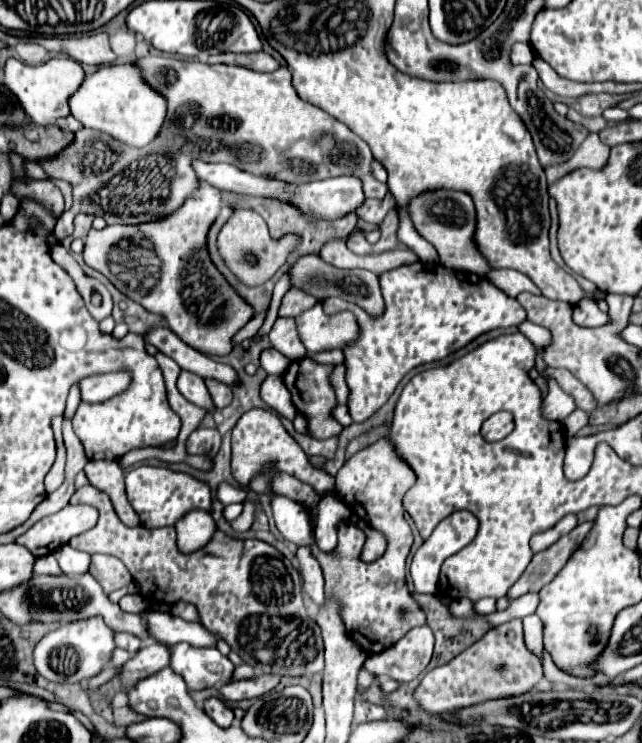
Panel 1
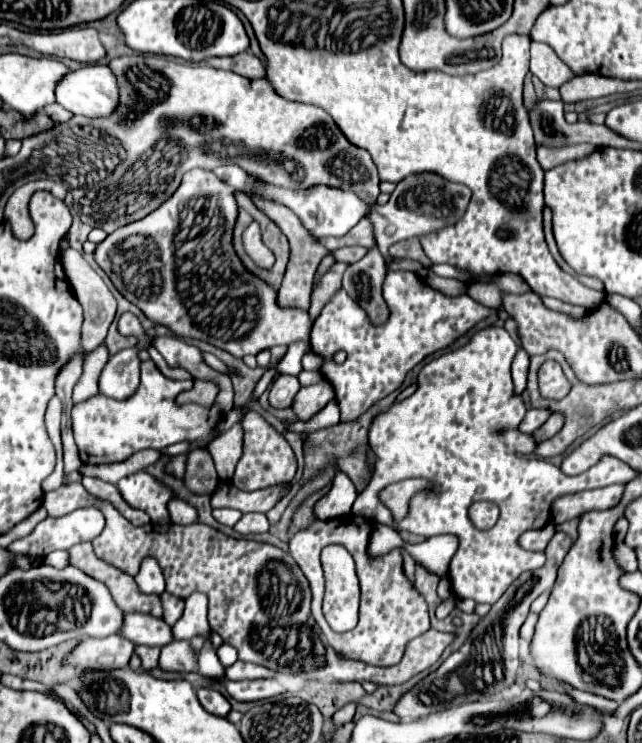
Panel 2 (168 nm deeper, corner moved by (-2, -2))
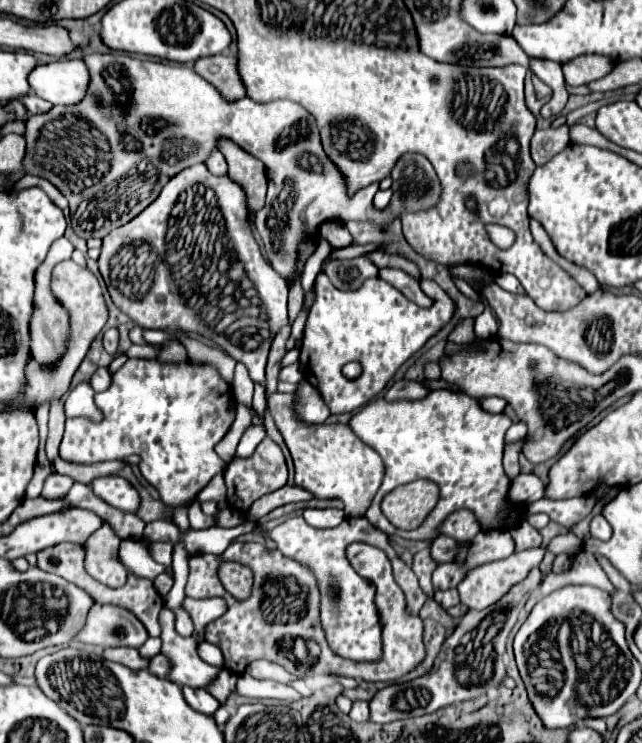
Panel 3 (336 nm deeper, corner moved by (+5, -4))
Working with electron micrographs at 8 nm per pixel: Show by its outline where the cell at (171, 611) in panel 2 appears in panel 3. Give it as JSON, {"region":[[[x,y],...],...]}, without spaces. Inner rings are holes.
{"region":[[[166,606],[160,612],[160,626],[162,626],[162,654],[170,660],[170,674],[168,680],[180,684],[180,686],[190,686],[190,688],[204,688],[210,684],[220,668],[214,668],[206,664],[198,652],[196,646],[198,642],[194,638],[182,638],[174,630],[174,612],[168,610]]]}

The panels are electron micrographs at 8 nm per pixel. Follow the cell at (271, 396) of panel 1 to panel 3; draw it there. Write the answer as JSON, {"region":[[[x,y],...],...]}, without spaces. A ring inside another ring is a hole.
{"region":[[[298,362],[296,364],[290,364],[290,366],[284,366],[280,370],[280,376],[278,376],[282,382],[298,382],[302,380],[302,372],[300,372],[300,366]]]}

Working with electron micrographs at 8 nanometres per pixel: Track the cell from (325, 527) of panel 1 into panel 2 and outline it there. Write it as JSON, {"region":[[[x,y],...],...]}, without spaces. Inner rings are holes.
{"region":[[[327,546],[321,552],[327,590],[323,614],[335,632],[347,632],[357,626],[359,580],[353,558],[343,546]]]}

